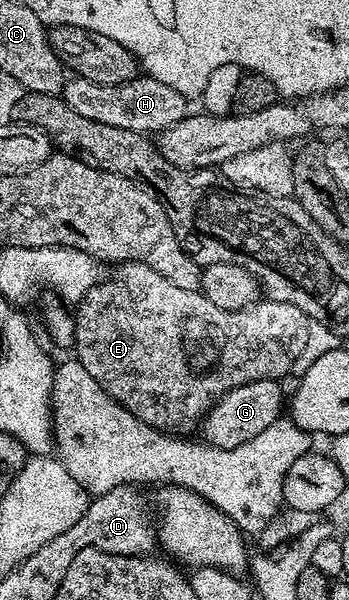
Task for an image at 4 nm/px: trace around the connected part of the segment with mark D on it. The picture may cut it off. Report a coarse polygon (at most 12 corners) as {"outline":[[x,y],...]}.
{"outline":[[133,485],[91,499],[84,516],[59,534],[69,567],[94,547],[147,555],[157,531]]}

